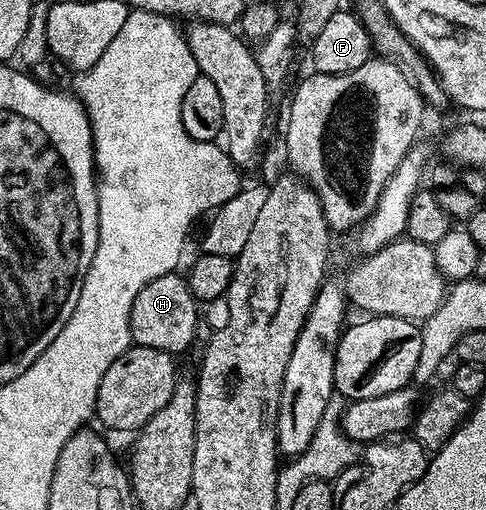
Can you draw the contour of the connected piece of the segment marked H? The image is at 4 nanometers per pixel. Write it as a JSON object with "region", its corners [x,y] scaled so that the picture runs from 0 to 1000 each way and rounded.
{"region":[[[354,533],[323,541],[323,549],[307,549],[307,557],[298,557],[290,573],[282,573],[282,588],[274,588],[274,604],[265,612],[272,673],[368,698],[374,686],[391,682],[393,669],[401,663],[401,645],[409,639],[407,604],[412,606],[393,573],[393,559],[374,535],[368,539],[368,533]]]}

